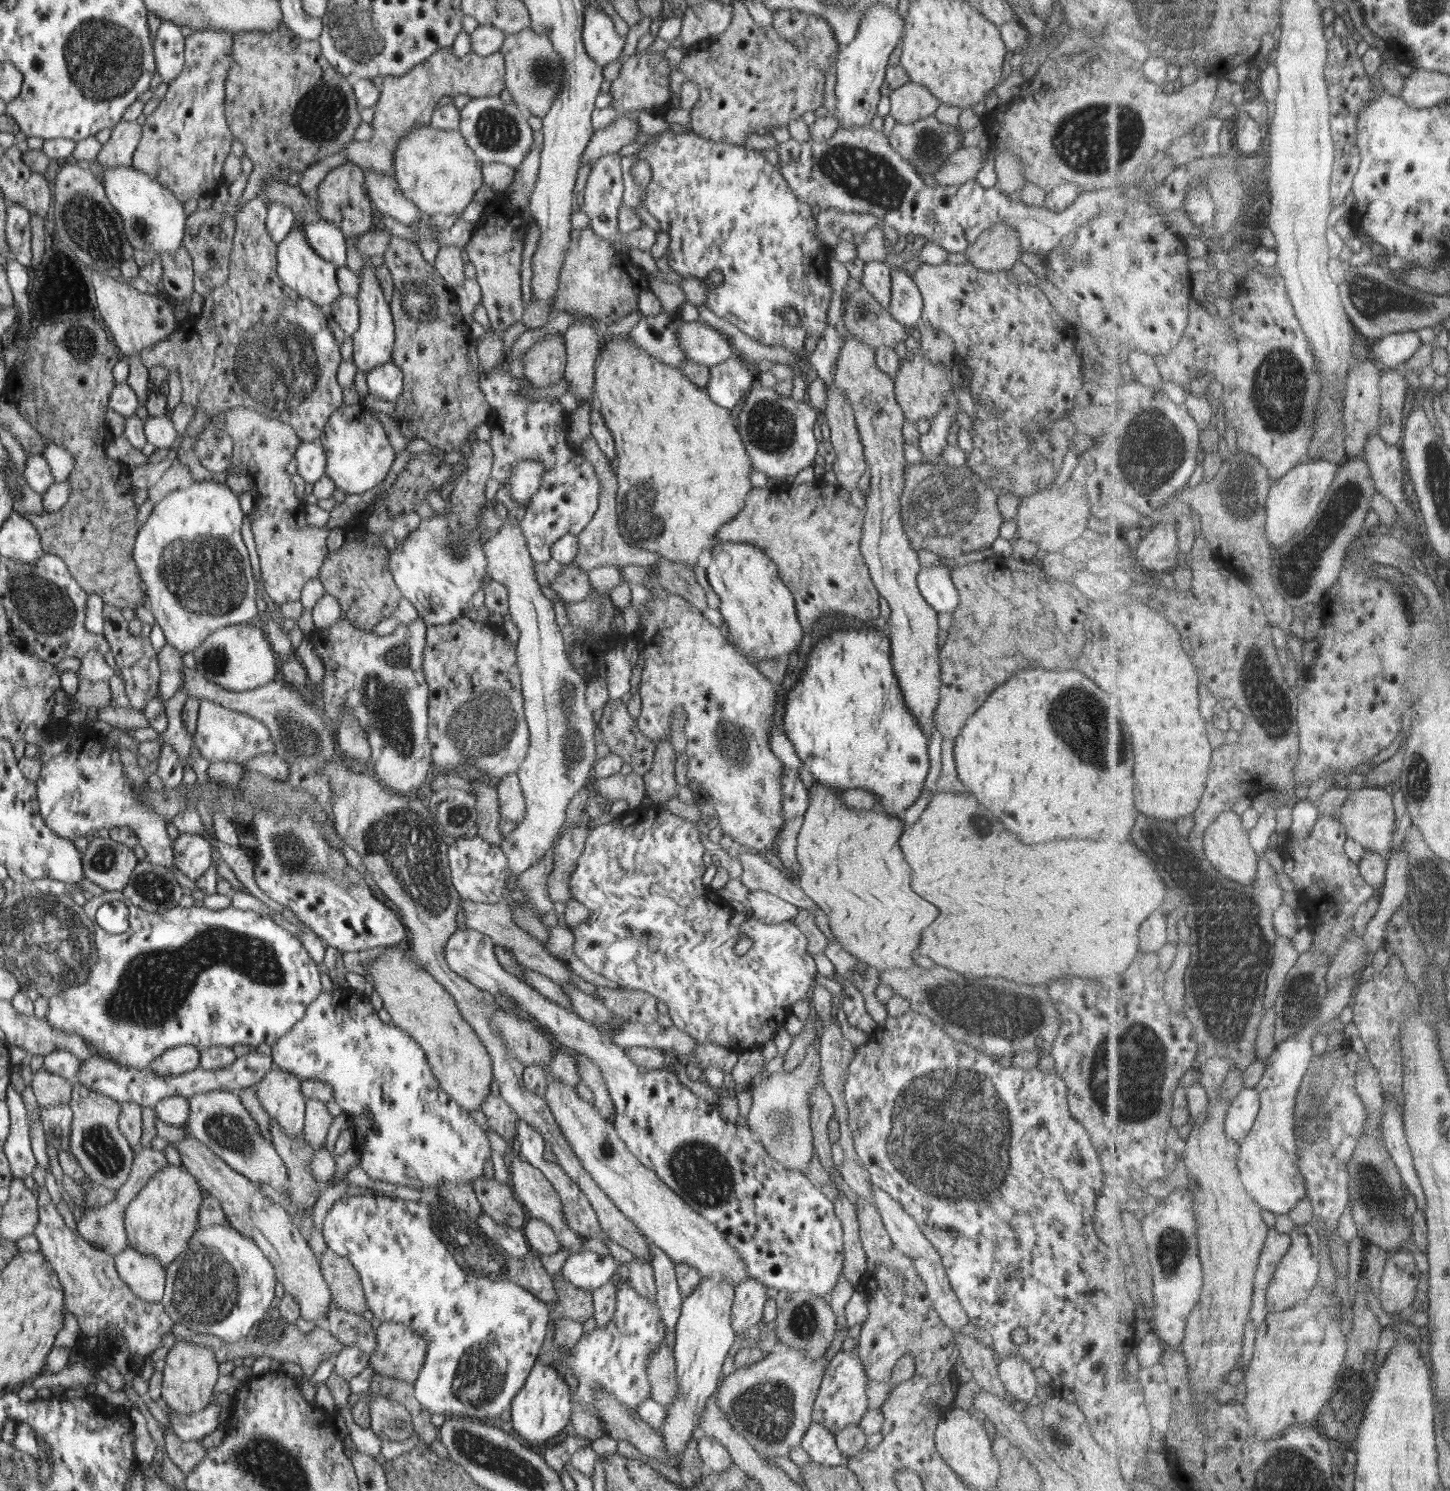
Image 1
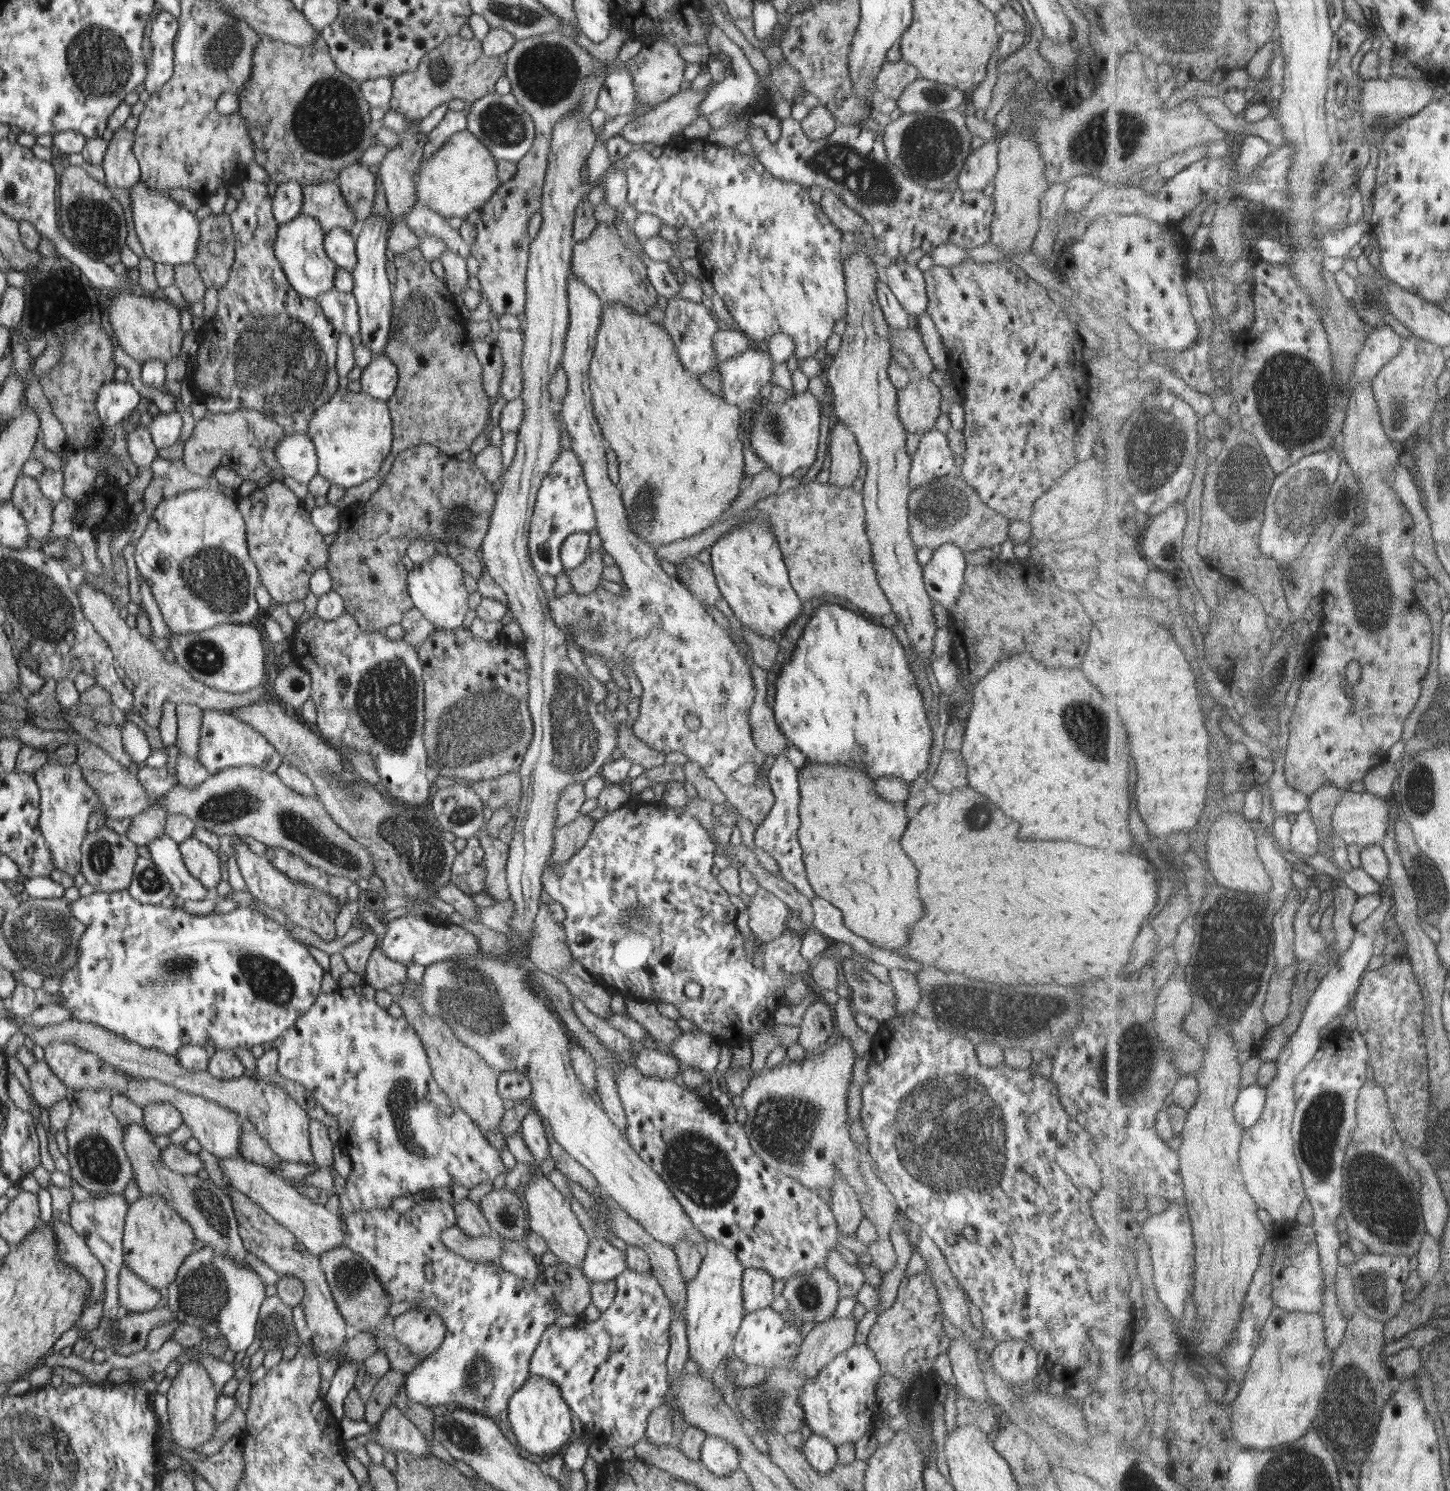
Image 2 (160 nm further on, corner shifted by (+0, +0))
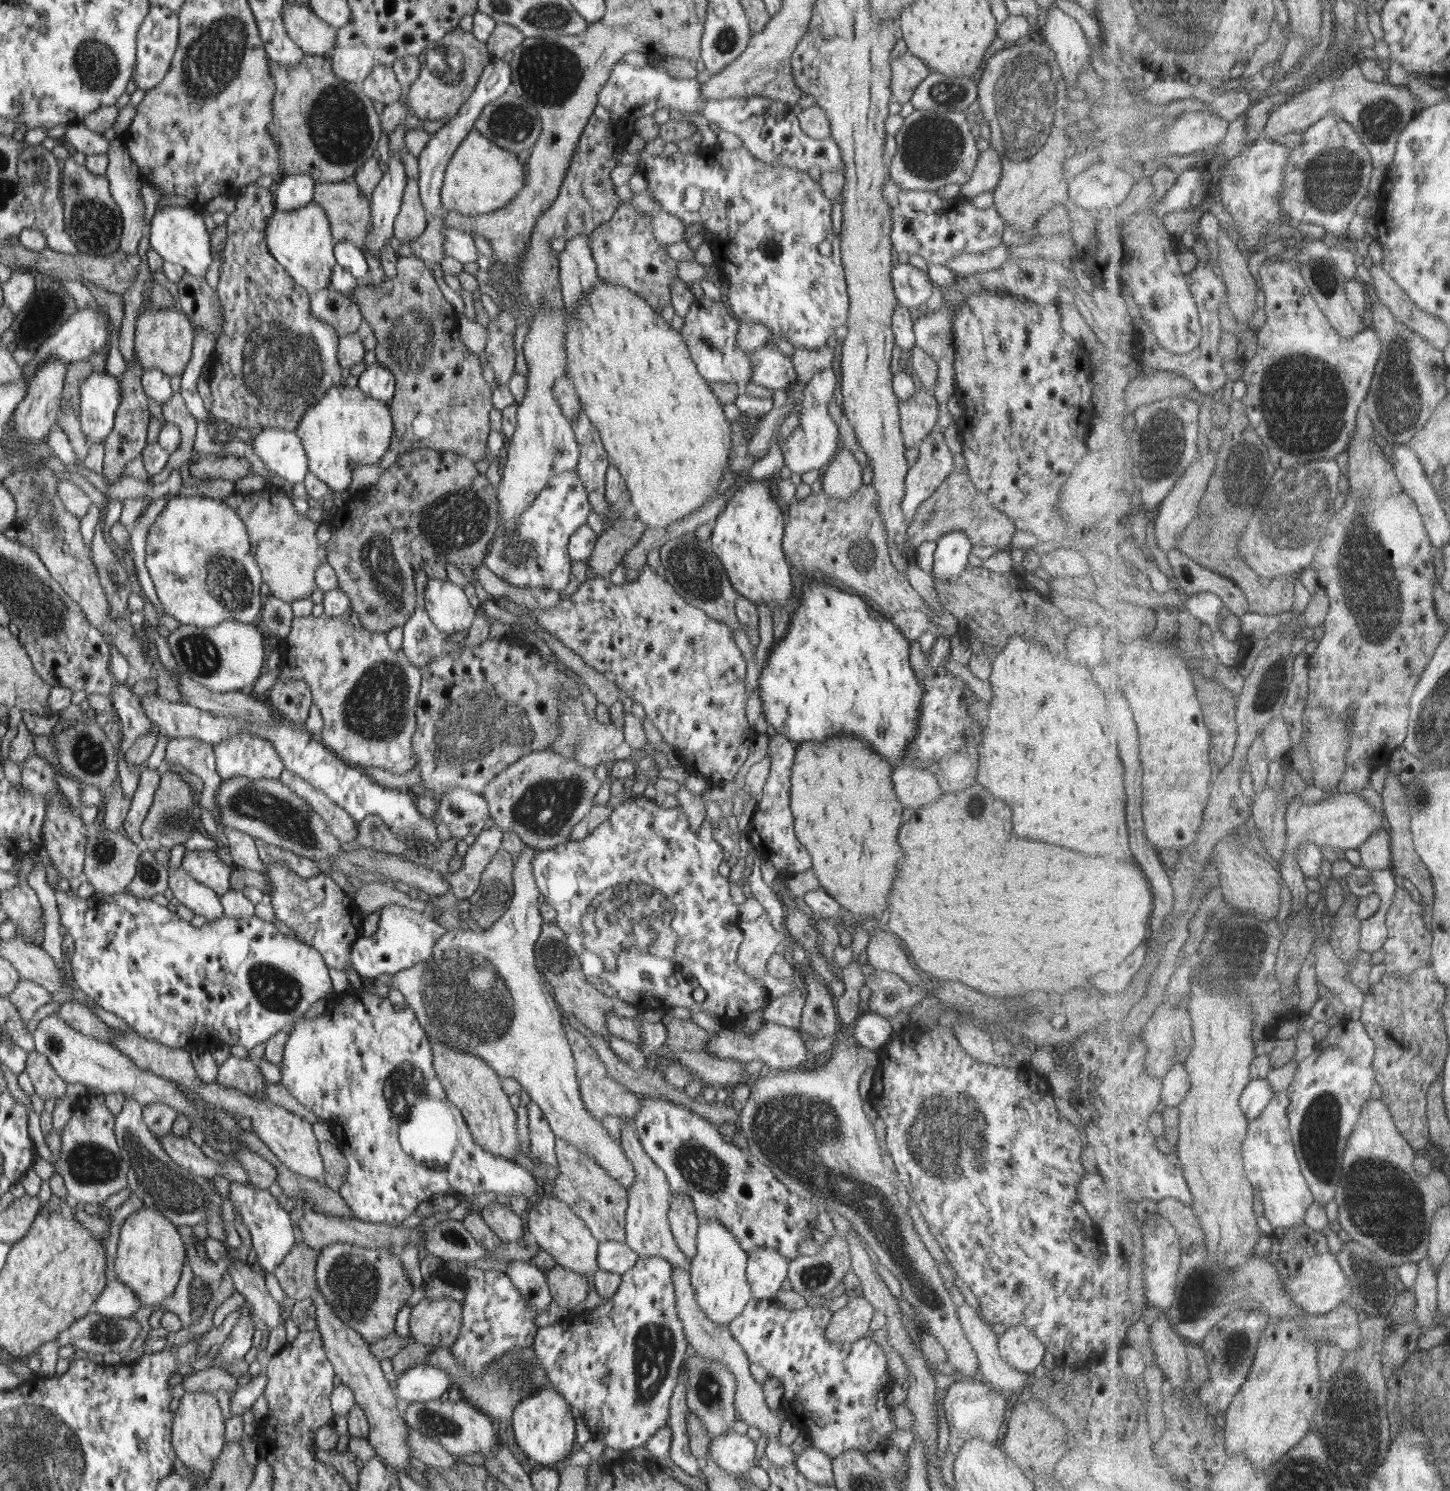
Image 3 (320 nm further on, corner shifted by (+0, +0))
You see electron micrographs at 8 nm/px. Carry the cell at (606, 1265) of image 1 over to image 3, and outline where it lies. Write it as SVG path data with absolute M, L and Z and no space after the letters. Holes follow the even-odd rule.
M610 1240L598 1244L598 1266L600 1269L623 1275L639 1259L639 1254L628 1244Z

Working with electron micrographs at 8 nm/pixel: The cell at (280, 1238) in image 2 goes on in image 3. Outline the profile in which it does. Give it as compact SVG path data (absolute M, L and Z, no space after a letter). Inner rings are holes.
M318 1286L313 1298L317 1306L317 1328L323 1338L326 1356L333 1364L335 1376L342 1378L342 1383L350 1387L355 1396L355 1404L359 1404L367 1415L369 1444L393 1471L406 1472L410 1467L410 1450L406 1446L407 1424L396 1409L396 1397L384 1377L380 1360L370 1352L369 1343L361 1337L361 1334L348 1327L335 1315Z

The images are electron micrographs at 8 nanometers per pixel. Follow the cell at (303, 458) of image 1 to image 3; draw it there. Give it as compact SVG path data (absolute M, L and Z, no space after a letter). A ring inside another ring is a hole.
M266 427L253 436L250 444L270 471L290 483L304 482L310 472L304 447L294 431Z

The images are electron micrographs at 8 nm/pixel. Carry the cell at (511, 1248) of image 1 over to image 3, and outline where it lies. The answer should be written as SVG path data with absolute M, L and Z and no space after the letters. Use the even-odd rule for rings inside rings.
M516 1260L508 1263L506 1274L520 1294L537 1310L544 1312L553 1298L549 1291L546 1272L528 1261Z

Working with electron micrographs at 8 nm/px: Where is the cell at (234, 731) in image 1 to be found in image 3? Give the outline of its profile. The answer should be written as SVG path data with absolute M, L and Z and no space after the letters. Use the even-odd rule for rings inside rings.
M250 731L241 732L233 738L227 738L223 742L214 744L215 769L221 776L221 780L235 778L235 776L245 776L246 778L280 778L284 771L284 763L273 747L271 737L266 737L262 733L252 734Z

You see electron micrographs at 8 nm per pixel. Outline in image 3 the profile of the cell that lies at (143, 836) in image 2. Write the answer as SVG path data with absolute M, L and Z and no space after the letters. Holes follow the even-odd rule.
M162 771L159 788L156 789L152 804L141 826L143 844L150 851L170 850L174 846L185 843L192 834L192 830L199 829L205 834L200 821L203 811L201 803L195 801L193 789L176 771Z

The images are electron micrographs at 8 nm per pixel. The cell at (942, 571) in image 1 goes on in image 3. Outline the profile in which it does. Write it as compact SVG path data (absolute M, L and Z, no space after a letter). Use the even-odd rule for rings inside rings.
M958 529L944 533L941 537L936 541L932 576L942 580L956 578L968 568L968 557L973 545L970 544L969 536Z

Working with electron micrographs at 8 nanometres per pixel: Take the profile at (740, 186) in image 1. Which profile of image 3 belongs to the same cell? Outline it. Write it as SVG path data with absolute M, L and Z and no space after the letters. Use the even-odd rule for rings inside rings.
M716 145L714 147L702 146L696 153L683 154L678 151L670 155L650 155L643 150L640 161L637 163L639 172L648 182L648 190L652 196L660 202L662 210L666 213L675 214L684 221L687 227L693 224L700 224L702 228L712 231L709 244L713 251L714 265L718 267L718 275L725 286L723 298L732 312L734 318L740 323L752 323L760 326L766 325L775 336L781 336L792 342L794 347L817 349L826 345L826 340L834 334L834 329L847 324L849 313L849 294L845 282L845 270L841 261L841 246L839 236L834 233L832 227L832 202L823 193L821 184L814 181L807 171L798 170L786 165L774 166L758 160L754 153L747 147L740 147L737 150L726 152Z

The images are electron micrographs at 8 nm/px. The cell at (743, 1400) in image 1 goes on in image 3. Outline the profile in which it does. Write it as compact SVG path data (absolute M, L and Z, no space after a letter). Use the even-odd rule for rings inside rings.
M854 1295L847 1300L847 1304L833 1313L825 1330L826 1338L830 1342L851 1343L868 1336L874 1310L864 1295Z

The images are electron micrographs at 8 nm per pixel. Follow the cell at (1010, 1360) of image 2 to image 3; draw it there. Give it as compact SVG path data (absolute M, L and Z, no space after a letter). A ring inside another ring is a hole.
M1026 1325L1007 1328L999 1335L997 1345L1002 1359L1026 1373L1040 1365L1045 1352L1042 1341Z

